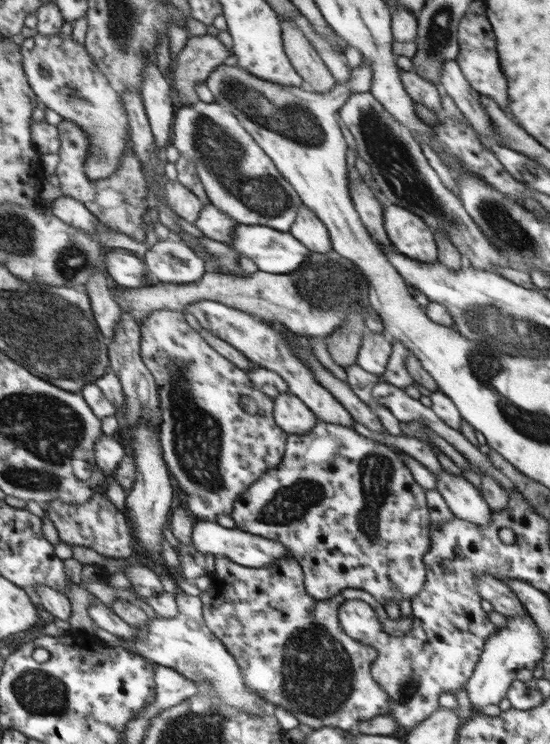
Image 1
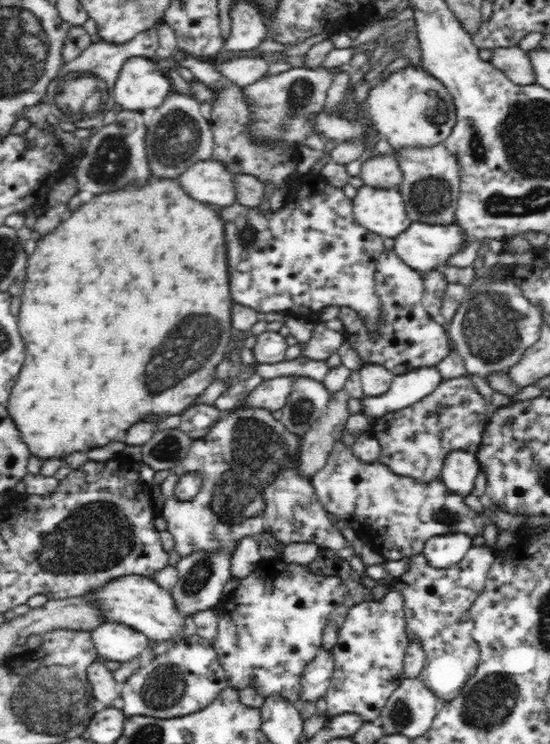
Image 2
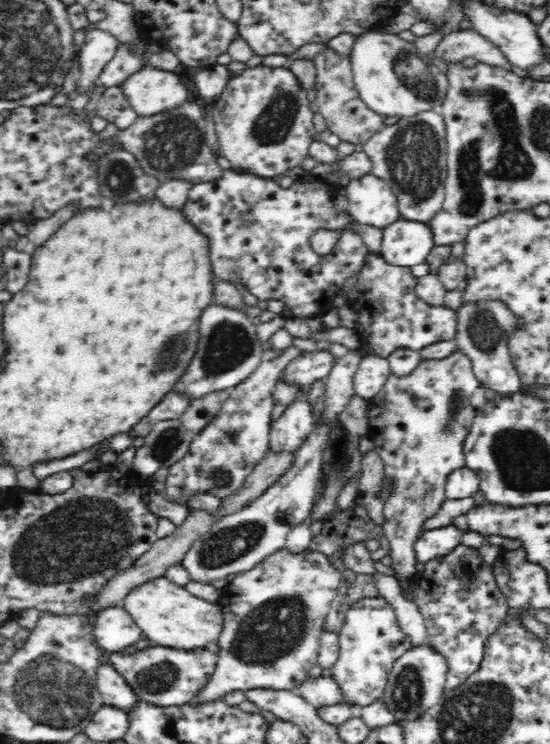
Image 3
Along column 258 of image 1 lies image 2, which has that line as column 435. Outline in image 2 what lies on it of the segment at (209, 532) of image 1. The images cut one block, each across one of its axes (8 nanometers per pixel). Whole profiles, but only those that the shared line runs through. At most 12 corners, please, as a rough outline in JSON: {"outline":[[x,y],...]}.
{"outline":[[464,533],[434,536],[424,544],[429,566],[446,569],[473,548]]}

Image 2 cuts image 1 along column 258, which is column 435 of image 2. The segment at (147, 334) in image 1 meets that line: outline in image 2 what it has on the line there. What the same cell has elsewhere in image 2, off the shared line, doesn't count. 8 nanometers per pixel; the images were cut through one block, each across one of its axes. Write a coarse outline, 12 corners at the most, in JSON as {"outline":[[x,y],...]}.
{"outline":[[469,377],[376,419],[379,462],[429,485],[493,412]]}

